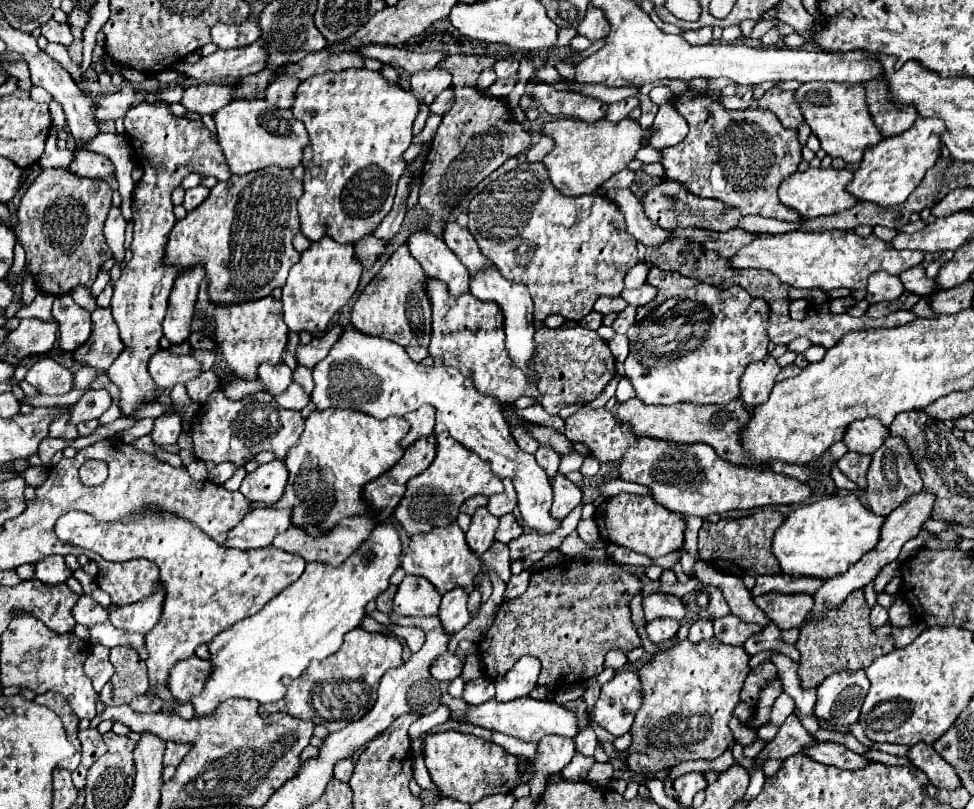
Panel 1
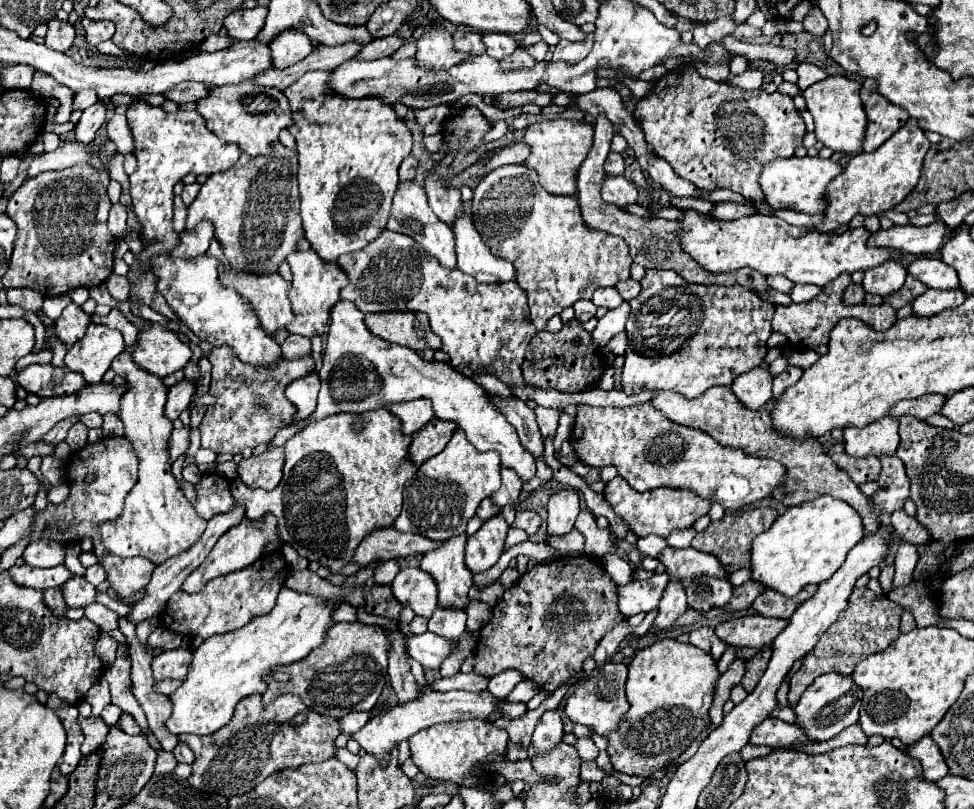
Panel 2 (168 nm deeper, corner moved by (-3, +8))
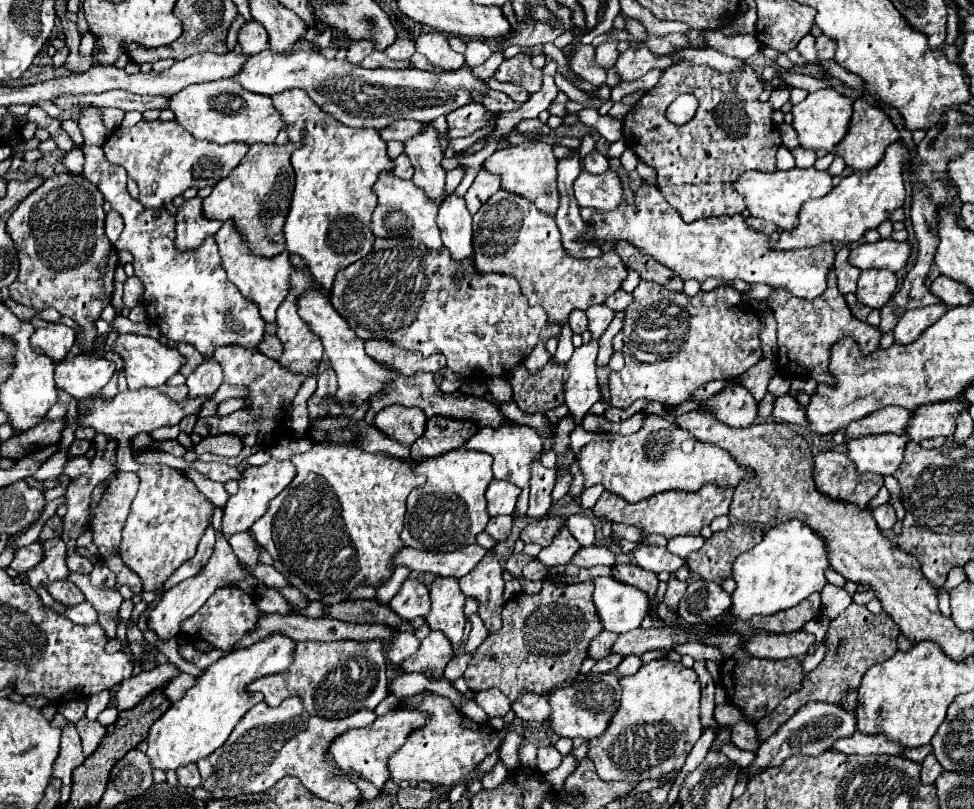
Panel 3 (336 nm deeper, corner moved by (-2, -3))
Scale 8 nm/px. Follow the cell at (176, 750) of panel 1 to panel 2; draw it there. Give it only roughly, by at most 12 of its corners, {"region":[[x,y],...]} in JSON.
{"region":[[179,743],[173,751],[177,763],[193,763],[195,755],[185,745]]}

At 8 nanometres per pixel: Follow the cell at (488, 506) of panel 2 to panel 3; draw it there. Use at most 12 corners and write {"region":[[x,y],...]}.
{"region":[[512,516],[488,520],[486,532],[504,540],[512,528]]}

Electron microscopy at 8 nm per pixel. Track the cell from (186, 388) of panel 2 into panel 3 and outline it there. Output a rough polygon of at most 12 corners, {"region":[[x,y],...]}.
{"region":[[204,360],[186,380],[188,396],[212,396],[222,368]]}

